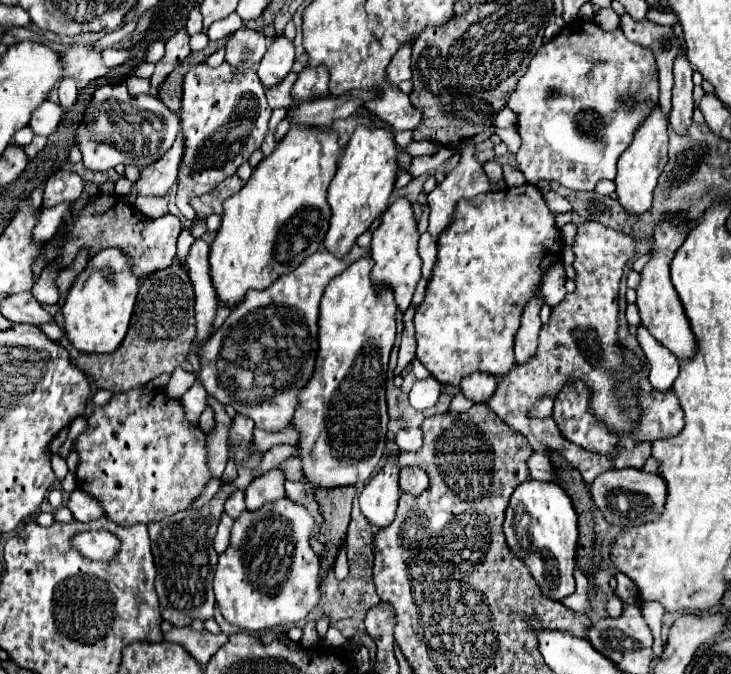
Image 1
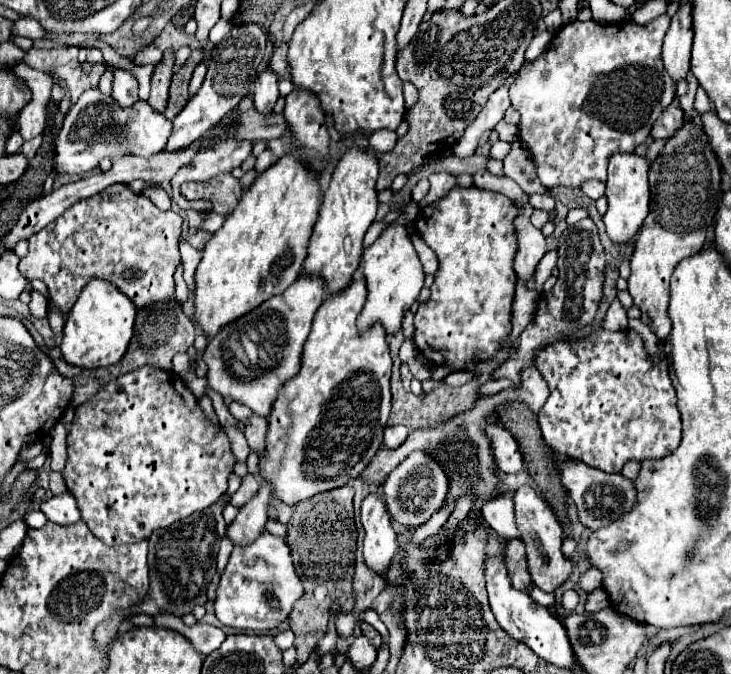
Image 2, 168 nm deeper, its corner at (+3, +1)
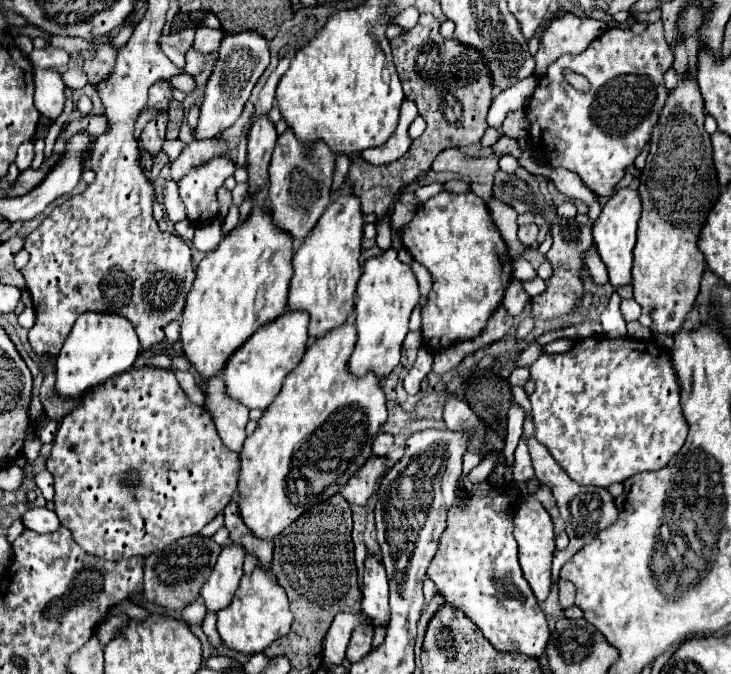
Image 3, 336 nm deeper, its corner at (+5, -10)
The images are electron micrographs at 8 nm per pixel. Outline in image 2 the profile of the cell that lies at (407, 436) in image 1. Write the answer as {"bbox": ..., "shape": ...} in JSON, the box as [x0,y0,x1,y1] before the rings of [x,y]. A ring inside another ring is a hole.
{"bbox":[383,425,409,449],"shape":[[[393,425],[393,427],[385,427],[385,433],[383,433],[383,443],[385,447],[389,449],[395,449],[399,447],[409,435],[409,427],[405,425]]]}

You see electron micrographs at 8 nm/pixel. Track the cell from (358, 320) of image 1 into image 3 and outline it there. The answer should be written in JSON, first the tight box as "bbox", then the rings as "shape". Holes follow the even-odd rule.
{"bbox":[237,320,387,538],"shape":[[[347,320],[341,328],[333,328],[325,336],[313,340],[295,372],[291,372],[291,376],[283,382],[279,396],[261,416],[257,430],[243,444],[243,452],[239,454],[241,474],[237,484],[241,492],[239,510],[243,522],[261,538],[275,538],[305,510],[329,500],[373,456],[373,440],[387,422],[385,392],[373,372],[367,372],[361,378],[349,372],[353,340],[357,340],[355,320]]]}

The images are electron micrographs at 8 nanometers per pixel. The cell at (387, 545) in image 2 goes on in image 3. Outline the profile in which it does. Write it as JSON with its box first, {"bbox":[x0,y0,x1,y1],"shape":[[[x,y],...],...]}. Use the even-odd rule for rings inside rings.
{"bbox":[361,554,389,626],"shape":[[[369,554],[365,558],[363,574],[363,604],[361,612],[367,614],[375,626],[389,622],[389,584],[387,570],[381,558]]]}

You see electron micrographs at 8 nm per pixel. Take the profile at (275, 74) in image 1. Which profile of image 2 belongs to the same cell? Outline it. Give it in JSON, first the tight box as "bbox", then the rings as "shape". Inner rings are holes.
{"bbox":[255,69,279,115],"shape":[[[265,69],[257,83],[255,83],[255,109],[263,115],[271,113],[275,107],[275,101],[279,99],[279,91],[277,91],[277,75],[271,69]]]}

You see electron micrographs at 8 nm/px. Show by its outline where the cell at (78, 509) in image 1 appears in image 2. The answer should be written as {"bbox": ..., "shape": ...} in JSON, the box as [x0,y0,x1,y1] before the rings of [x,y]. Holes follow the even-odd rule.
{"bbox":[39,493,81,525],"shape":[[[63,493],[63,495],[57,495],[57,497],[43,501],[39,509],[45,513],[45,517],[51,523],[57,523],[57,525],[71,525],[81,519],[81,513],[75,505],[75,499],[69,493]]]}

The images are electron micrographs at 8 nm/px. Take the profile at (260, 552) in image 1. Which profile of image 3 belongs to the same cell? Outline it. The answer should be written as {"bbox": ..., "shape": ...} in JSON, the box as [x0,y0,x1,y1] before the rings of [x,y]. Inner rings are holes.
{"bbox":[217,568,293,654],"shape":[[[259,568],[241,578],[241,584],[231,600],[231,604],[217,612],[217,630],[225,646],[245,652],[257,654],[263,652],[273,640],[287,634],[293,624],[293,614],[289,610],[289,598],[283,586],[279,586],[271,568]]]}

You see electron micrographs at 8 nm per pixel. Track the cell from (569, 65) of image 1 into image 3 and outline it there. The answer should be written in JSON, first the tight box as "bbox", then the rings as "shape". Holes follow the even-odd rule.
{"bbox":[527,22,673,200],"shape":[[[655,22],[645,28],[643,34],[633,34],[629,30],[611,28],[605,30],[599,38],[595,38],[583,52],[579,54],[565,54],[557,62],[553,62],[547,74],[539,80],[527,108],[529,120],[529,136],[533,146],[537,146],[547,164],[551,168],[565,168],[581,176],[581,180],[591,188],[601,200],[607,200],[613,192],[617,182],[625,176],[625,168],[635,162],[639,152],[651,140],[653,126],[659,120],[659,114],[667,102],[669,90],[665,88],[663,74],[673,64],[673,50],[663,36],[663,24]],[[569,68],[575,74],[581,74],[589,80],[589,90],[579,92],[563,78],[563,70]]]}

